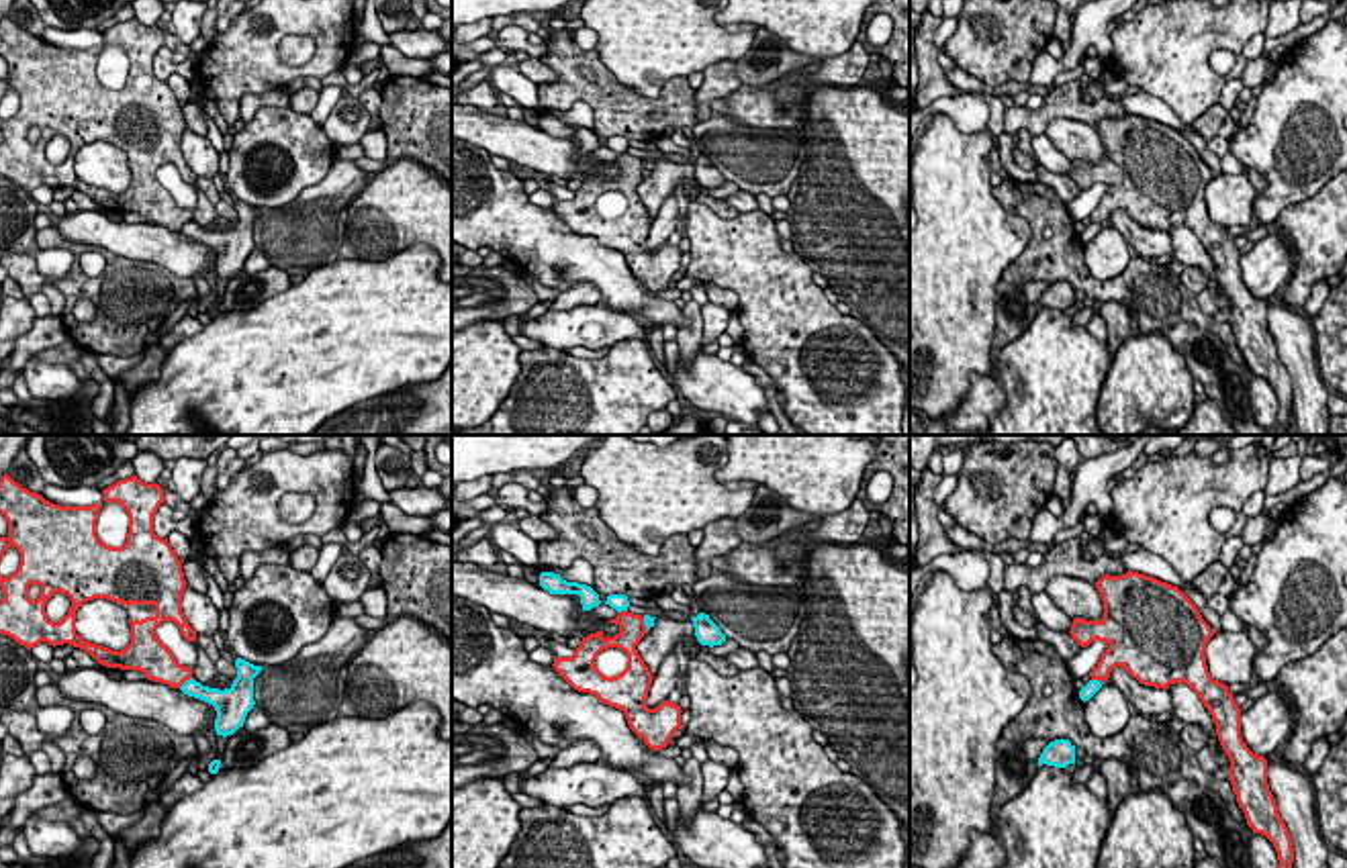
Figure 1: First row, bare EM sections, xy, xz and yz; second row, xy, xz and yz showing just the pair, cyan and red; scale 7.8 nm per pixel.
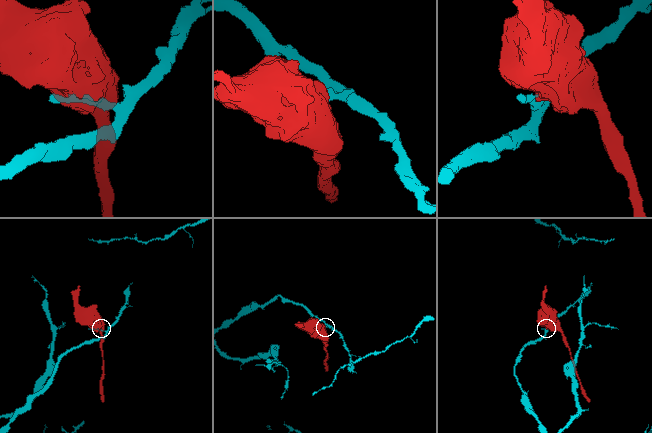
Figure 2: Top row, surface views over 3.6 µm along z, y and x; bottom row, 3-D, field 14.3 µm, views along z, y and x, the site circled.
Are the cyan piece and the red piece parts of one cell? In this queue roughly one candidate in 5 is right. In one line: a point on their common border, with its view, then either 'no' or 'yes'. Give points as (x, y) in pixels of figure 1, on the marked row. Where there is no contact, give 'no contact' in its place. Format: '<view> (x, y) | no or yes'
xy (187, 681) | no

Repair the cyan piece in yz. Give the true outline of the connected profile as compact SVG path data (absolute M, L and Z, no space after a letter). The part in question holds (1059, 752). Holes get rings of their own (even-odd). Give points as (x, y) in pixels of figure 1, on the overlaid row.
M1069 739L1051 741L1038 758L1038 766L1042 764L1055 768L1067 768L1069 764L1075 764L1075 745Z

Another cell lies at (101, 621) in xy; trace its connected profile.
M106 598L88 600L76 611L76 633L84 641L121 652L131 643L129 613Z

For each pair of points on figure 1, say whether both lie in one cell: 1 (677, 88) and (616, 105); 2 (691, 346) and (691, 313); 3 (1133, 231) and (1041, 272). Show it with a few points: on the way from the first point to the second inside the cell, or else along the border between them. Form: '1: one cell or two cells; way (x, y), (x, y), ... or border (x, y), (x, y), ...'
1: one cell; way (663, 103), (630, 105)
2: one cell; way (691, 338), (691, 321)
3: two cells; border (1133, 252), (1153, 260)

